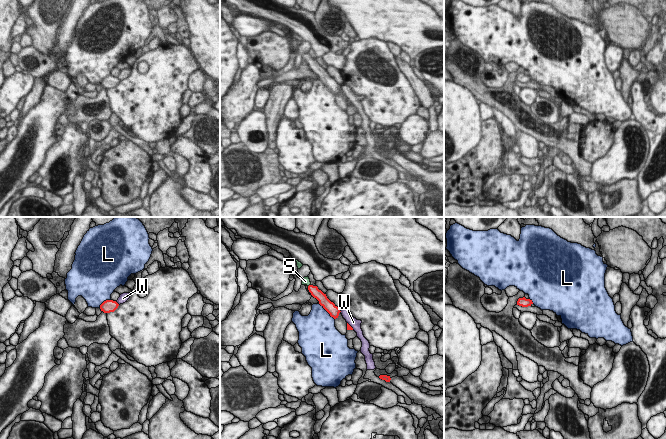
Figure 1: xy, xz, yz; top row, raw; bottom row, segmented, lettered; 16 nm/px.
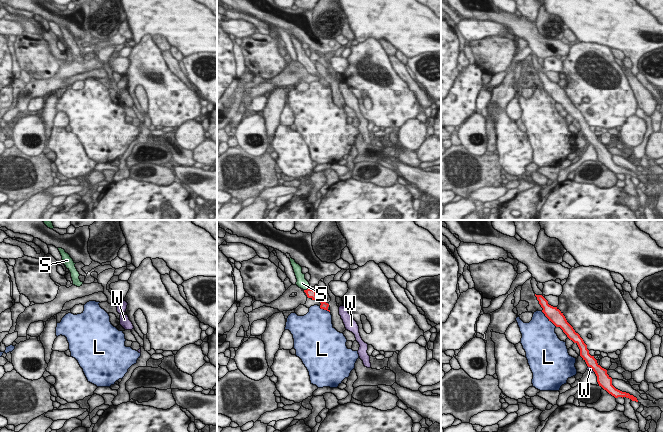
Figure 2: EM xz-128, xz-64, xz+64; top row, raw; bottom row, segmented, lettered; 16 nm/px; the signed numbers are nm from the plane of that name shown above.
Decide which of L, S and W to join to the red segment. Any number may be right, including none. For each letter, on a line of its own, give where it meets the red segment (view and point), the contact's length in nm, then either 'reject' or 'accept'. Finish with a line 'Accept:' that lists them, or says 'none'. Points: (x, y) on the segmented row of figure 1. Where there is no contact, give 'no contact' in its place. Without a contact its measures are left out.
L: contact xz (326, 310); length 360 nm; reject
S: contact xz (309, 285); length 60 nm; accept
W: contact xy (117, 303); length 70 nm; reject
Accept: S

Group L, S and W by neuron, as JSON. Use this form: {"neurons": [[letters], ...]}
{"neurons": [["L"], ["S"], ["W"]]}

